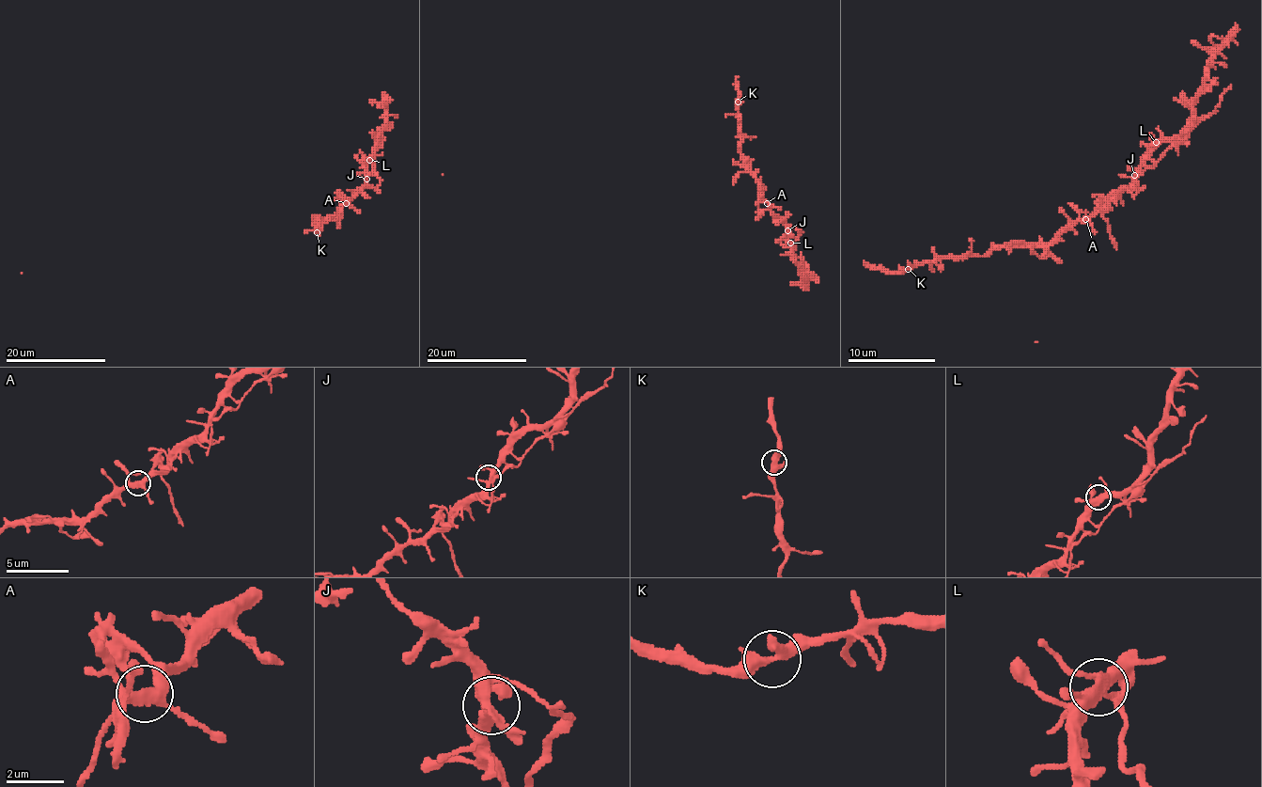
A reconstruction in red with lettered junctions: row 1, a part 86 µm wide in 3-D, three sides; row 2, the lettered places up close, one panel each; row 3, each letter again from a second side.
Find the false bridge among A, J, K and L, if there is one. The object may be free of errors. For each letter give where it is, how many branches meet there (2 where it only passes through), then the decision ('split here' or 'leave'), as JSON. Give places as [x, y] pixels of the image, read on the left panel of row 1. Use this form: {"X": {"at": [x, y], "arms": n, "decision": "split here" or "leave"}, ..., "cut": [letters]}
{"A": {"at": [346, 203], "arms": 4, "decision": "leave"}, "J": {"at": [366, 179], "arms": 4, "decision": "leave"}, "K": {"at": [317, 232], "arms": 4, "decision": "leave"}, "L": {"at": [369, 160], "arms": 4, "decision": "leave"}, "cut": []}

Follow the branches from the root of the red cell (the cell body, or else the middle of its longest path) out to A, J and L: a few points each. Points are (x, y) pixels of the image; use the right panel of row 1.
A: (934, 272), (932, 265), (942, 259), (982, 256), (1002, 247), (1042, 247), (1085, 219)
J: (934, 272), (932, 265), (942, 259), (982, 256), (1002, 247), (1042, 247), (1079, 221), (1101, 212), (1134, 175)
L: (934, 272), (932, 265), (942, 259), (1042, 247), (1057, 239), (1101, 212), (1131, 181), (1156, 142)

